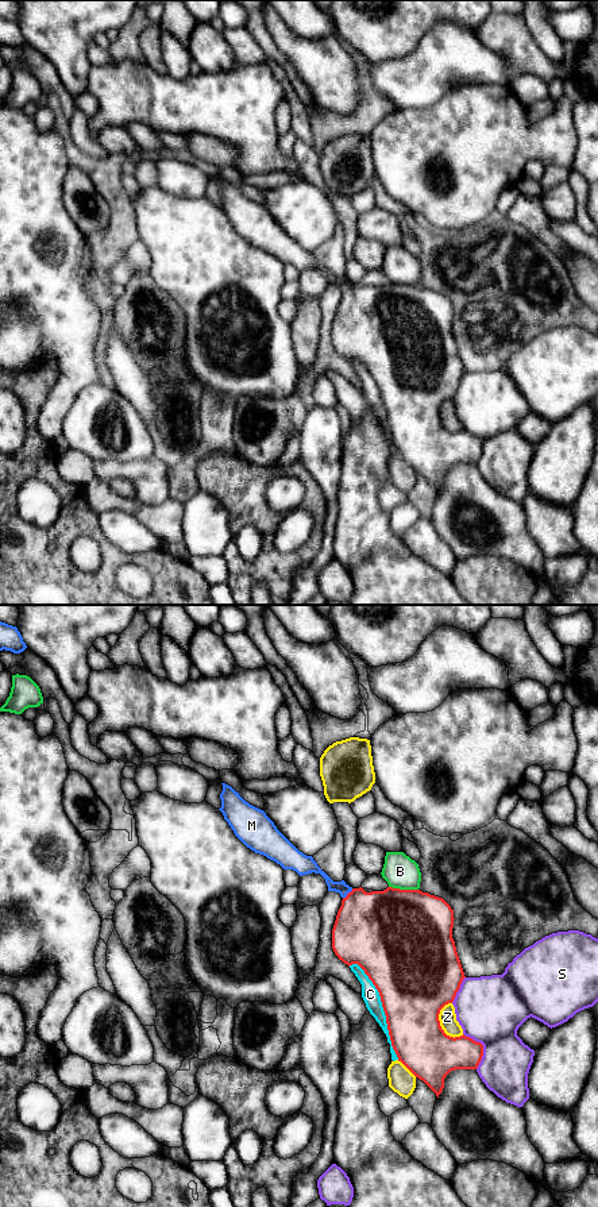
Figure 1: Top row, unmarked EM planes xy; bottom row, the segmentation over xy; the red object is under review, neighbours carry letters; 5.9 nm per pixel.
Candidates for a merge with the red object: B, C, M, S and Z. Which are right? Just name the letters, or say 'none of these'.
M

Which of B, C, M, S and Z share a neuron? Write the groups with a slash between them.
B / C / M / S / Z

